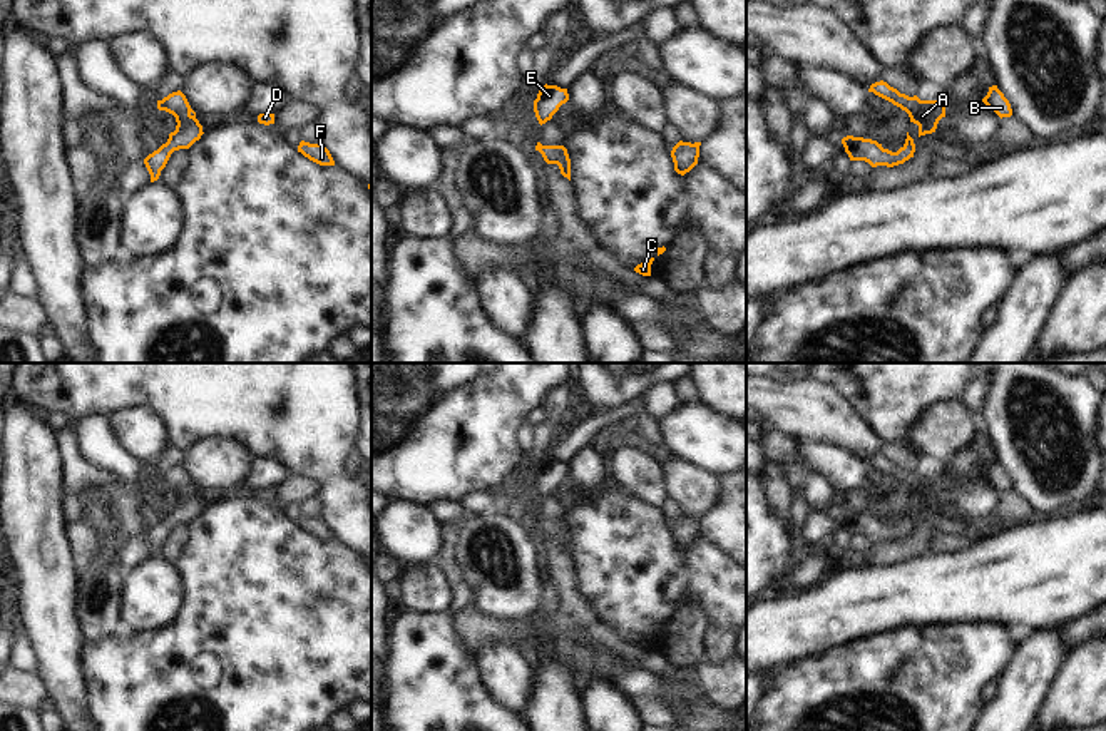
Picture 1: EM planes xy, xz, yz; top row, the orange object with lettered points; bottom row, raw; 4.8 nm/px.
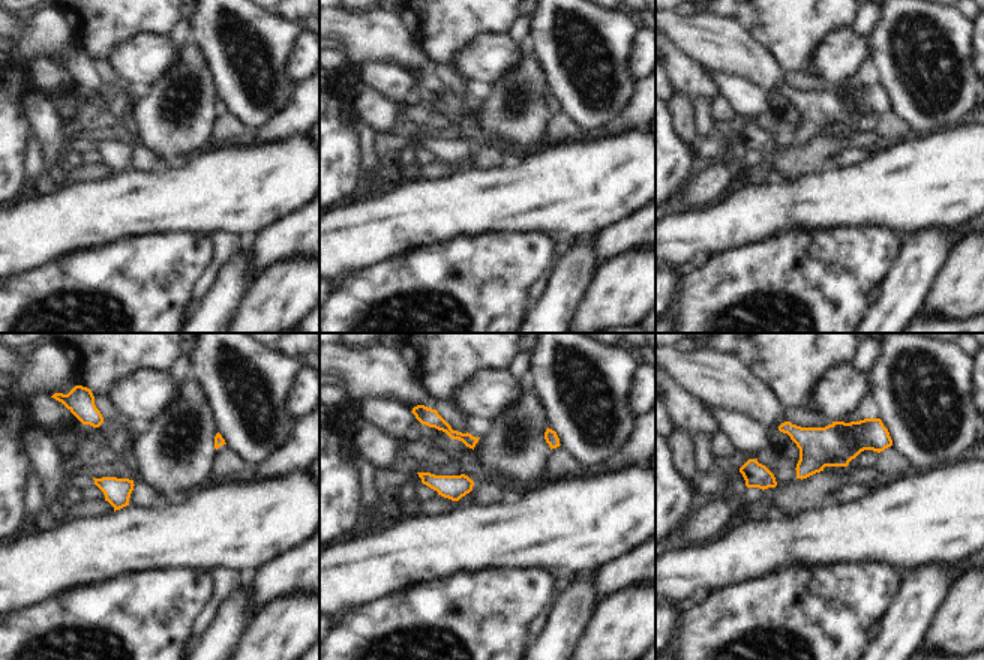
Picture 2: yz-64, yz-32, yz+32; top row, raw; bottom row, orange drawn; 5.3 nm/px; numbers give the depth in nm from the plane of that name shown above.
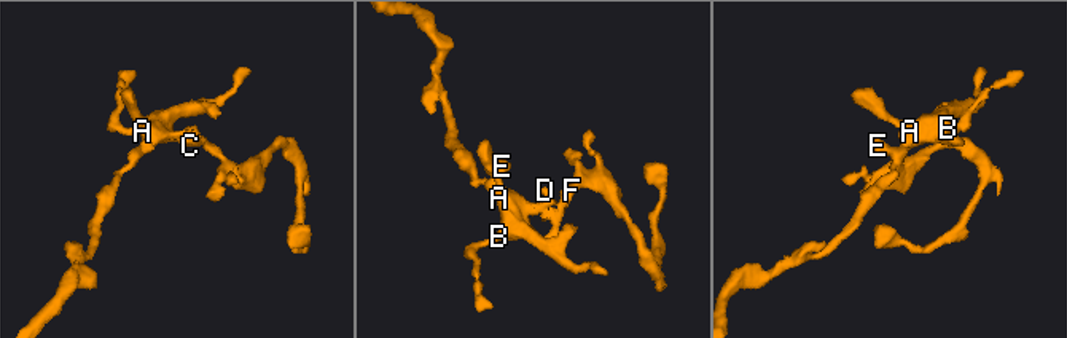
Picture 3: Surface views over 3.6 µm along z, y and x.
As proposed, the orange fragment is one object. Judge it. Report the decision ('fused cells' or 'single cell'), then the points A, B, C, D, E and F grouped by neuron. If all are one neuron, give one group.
single cell; groups A B C D E F

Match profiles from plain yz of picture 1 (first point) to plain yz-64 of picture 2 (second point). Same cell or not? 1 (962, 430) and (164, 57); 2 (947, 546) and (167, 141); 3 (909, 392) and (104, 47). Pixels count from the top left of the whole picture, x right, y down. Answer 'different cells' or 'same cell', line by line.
1: same cell
2: different cells
3: same cell

